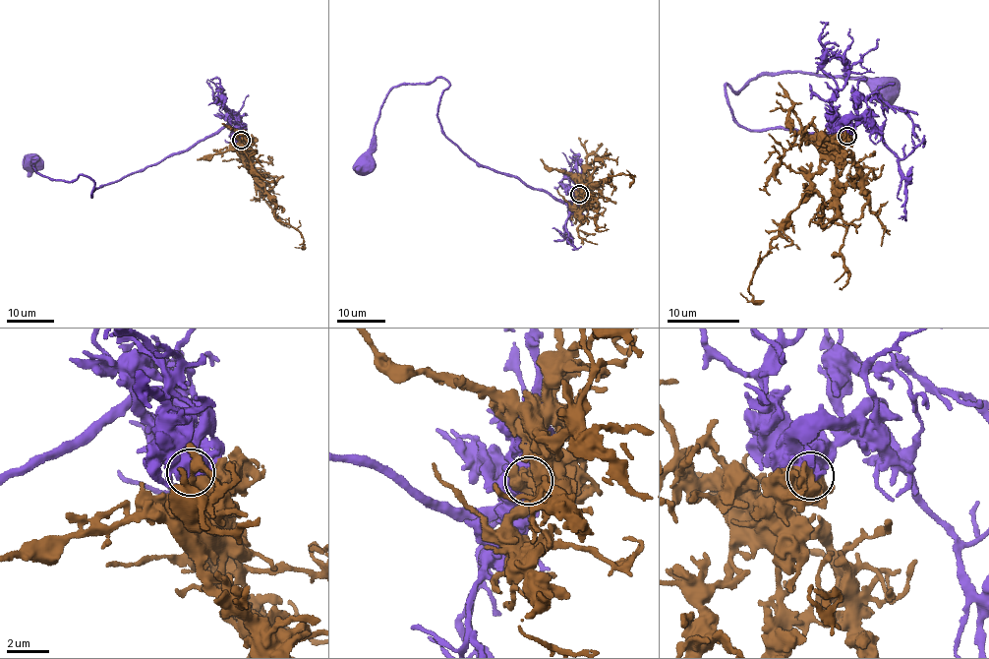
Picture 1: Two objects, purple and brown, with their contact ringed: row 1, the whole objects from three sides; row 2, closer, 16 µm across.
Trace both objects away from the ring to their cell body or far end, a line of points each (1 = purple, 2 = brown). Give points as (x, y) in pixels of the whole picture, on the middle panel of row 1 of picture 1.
1: (580, 194), (565, 201), (478, 165), (437, 117), (449, 85), (441, 78), (389, 92), (357, 170)
2: (580, 194), (584, 192), (581, 184), (596, 186), (609, 176), (634, 176), (633, 180), (626, 169)

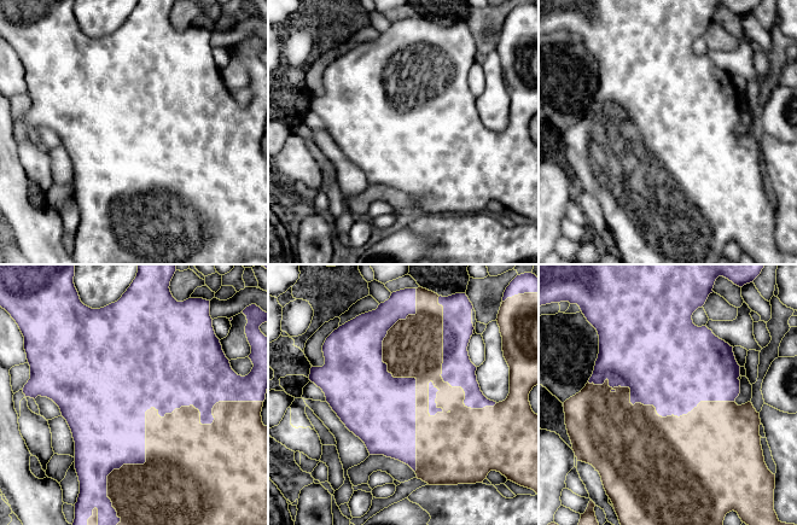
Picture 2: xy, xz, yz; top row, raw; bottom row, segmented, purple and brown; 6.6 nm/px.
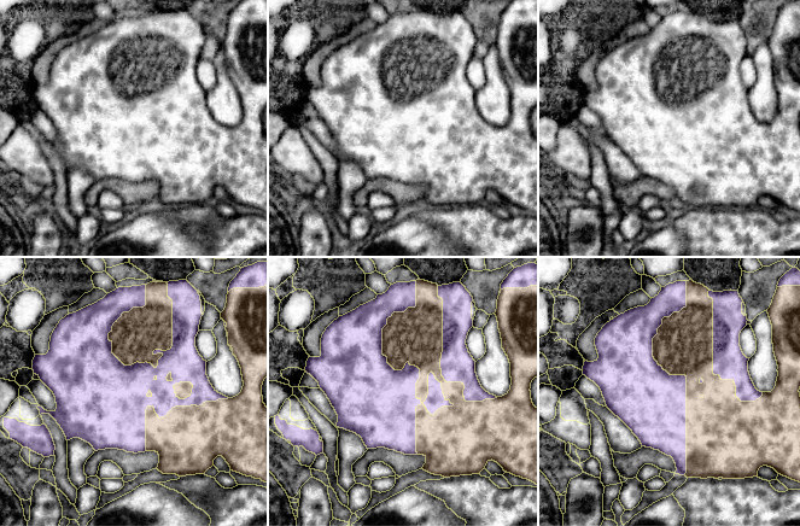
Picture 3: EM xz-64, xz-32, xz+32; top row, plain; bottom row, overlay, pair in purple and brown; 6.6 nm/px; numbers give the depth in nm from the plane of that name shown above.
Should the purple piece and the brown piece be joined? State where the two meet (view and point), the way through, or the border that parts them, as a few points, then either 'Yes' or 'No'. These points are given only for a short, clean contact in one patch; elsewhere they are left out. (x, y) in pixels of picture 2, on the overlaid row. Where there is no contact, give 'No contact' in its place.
Touches purple at xy (149, 409). Yes

